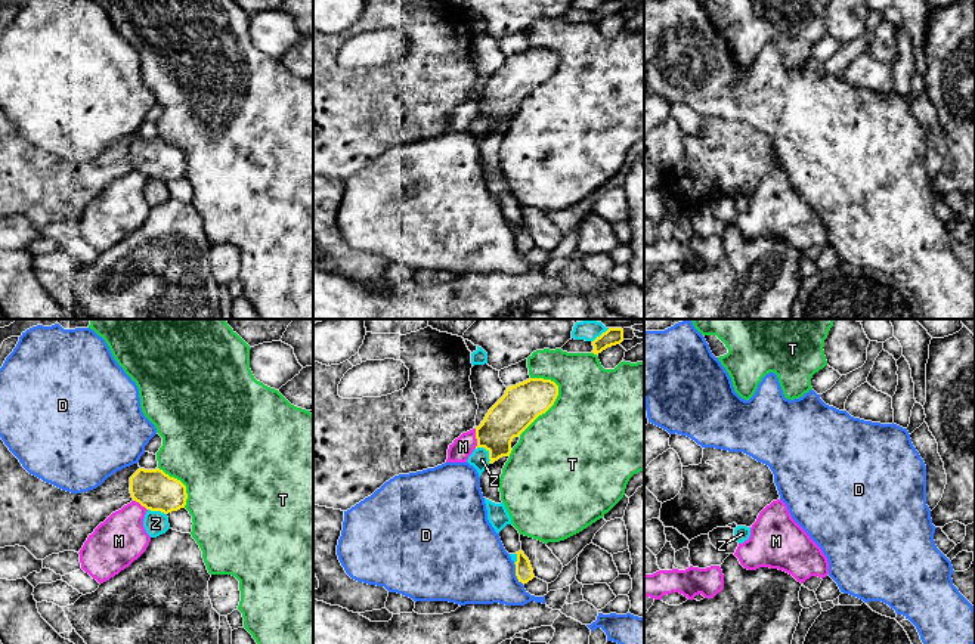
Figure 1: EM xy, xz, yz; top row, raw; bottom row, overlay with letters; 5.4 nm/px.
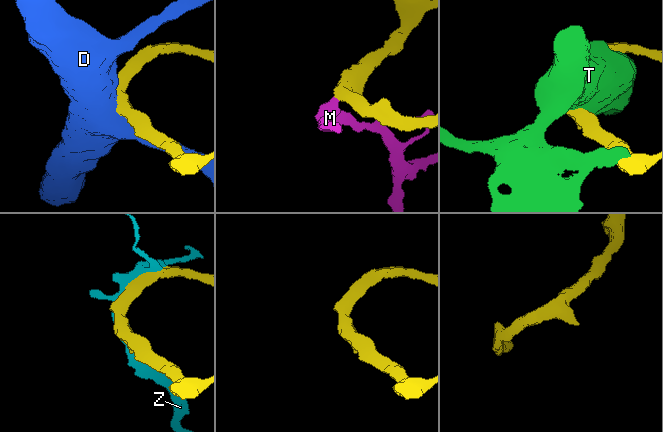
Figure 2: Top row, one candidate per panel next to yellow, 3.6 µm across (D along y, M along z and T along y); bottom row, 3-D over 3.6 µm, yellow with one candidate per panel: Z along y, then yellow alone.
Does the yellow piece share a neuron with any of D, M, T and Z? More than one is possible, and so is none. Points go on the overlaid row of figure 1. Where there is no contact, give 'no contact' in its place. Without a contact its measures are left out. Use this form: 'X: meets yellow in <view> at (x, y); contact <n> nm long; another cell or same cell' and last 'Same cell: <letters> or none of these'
D: meets yellow in xz at (516, 575); contact 140 nm long; another cell
M: meets yellow in xz at (476, 437); contact 110 nm long; same cell
T: meets yellow in xz at (547, 409); contact 360 nm long; another cell
Z: meets yellow in xz at (489, 452); contact 120 nm long; another cell
Same cell: M

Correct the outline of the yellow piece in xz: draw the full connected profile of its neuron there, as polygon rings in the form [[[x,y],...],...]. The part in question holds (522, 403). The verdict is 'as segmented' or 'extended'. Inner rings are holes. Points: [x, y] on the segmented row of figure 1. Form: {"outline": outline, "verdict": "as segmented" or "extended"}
{"outline": [[[529,378],[507,387],[505,394],[476,427],[476,449],[485,448],[489,452],[489,464],[502,456],[510,456],[513,439],[545,414],[554,405],[557,396],[558,386],[544,378]]], "verdict": "as segmented"}

